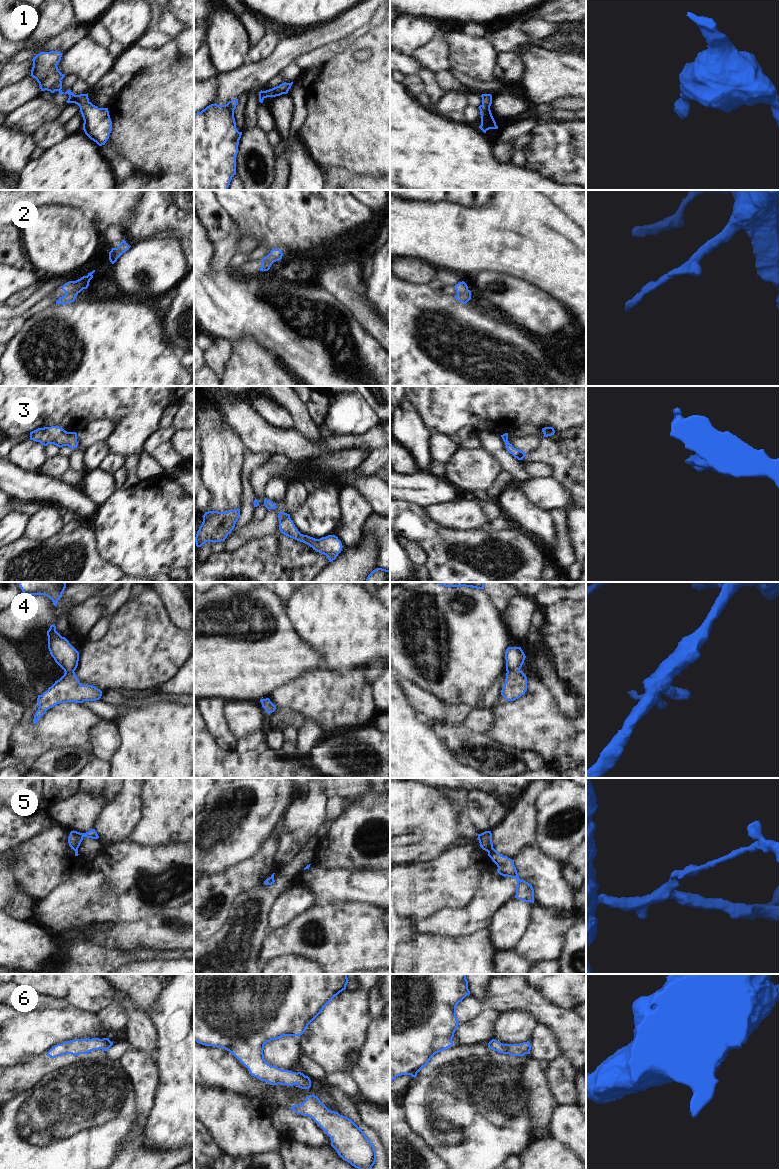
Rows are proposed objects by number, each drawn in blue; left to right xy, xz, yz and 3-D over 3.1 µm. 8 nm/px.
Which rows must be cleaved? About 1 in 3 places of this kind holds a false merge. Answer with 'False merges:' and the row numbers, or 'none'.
False merges: none

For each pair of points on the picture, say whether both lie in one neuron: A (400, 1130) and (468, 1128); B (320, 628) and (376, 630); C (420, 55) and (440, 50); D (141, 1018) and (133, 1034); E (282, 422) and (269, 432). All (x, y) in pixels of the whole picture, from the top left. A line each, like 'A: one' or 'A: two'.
A: two
B: one
C: one
D: one
E: two

